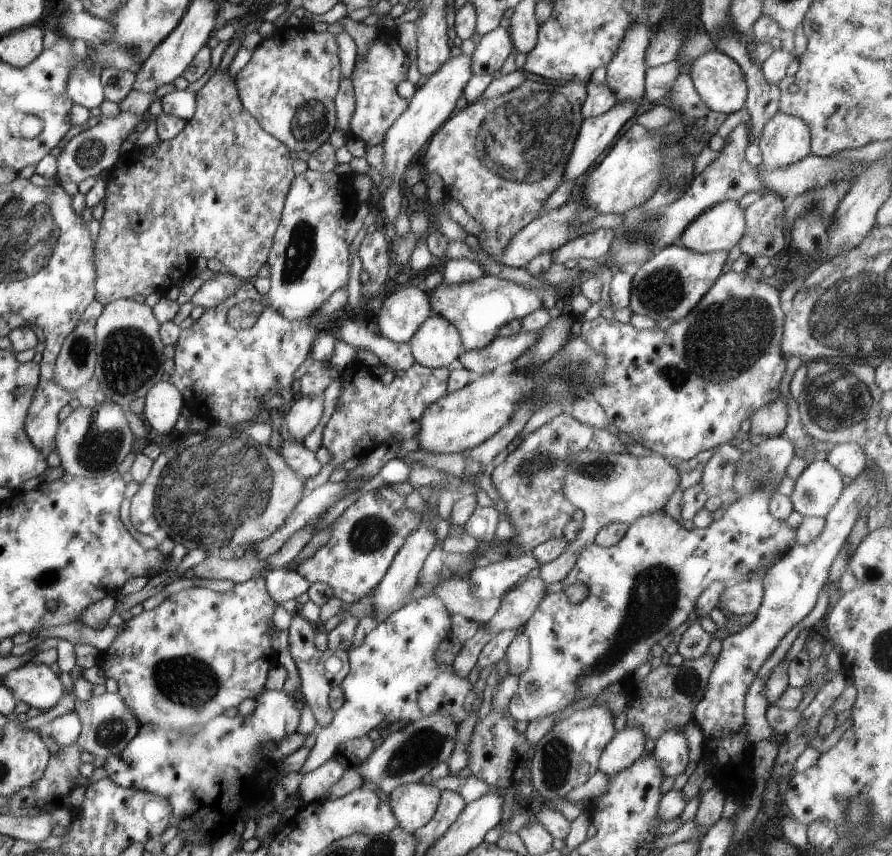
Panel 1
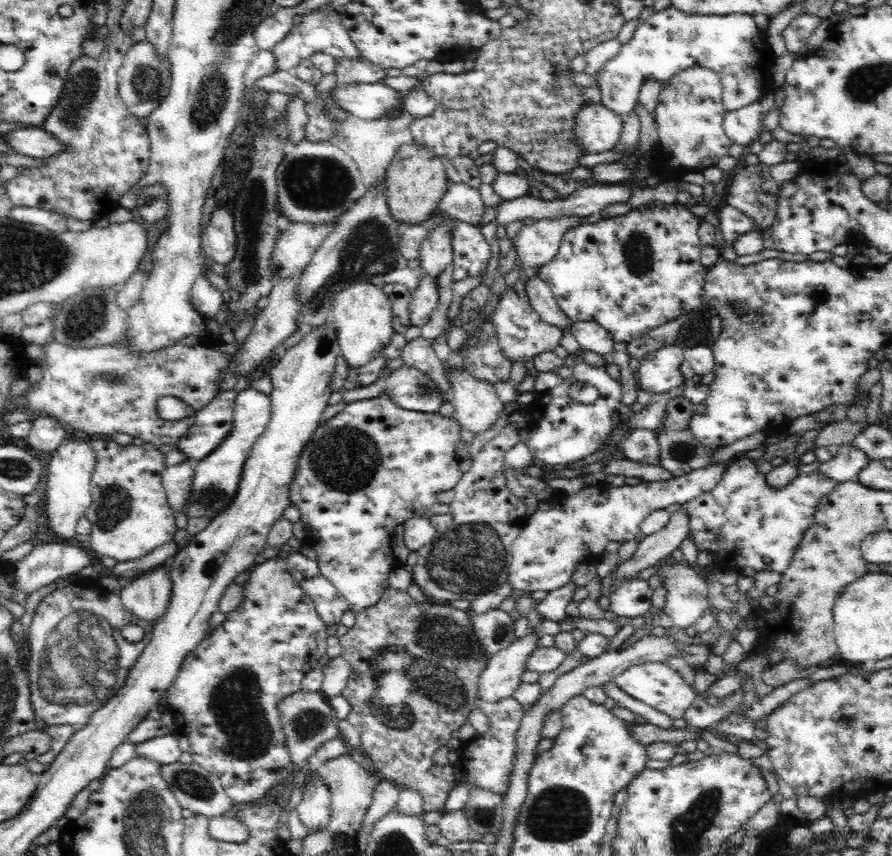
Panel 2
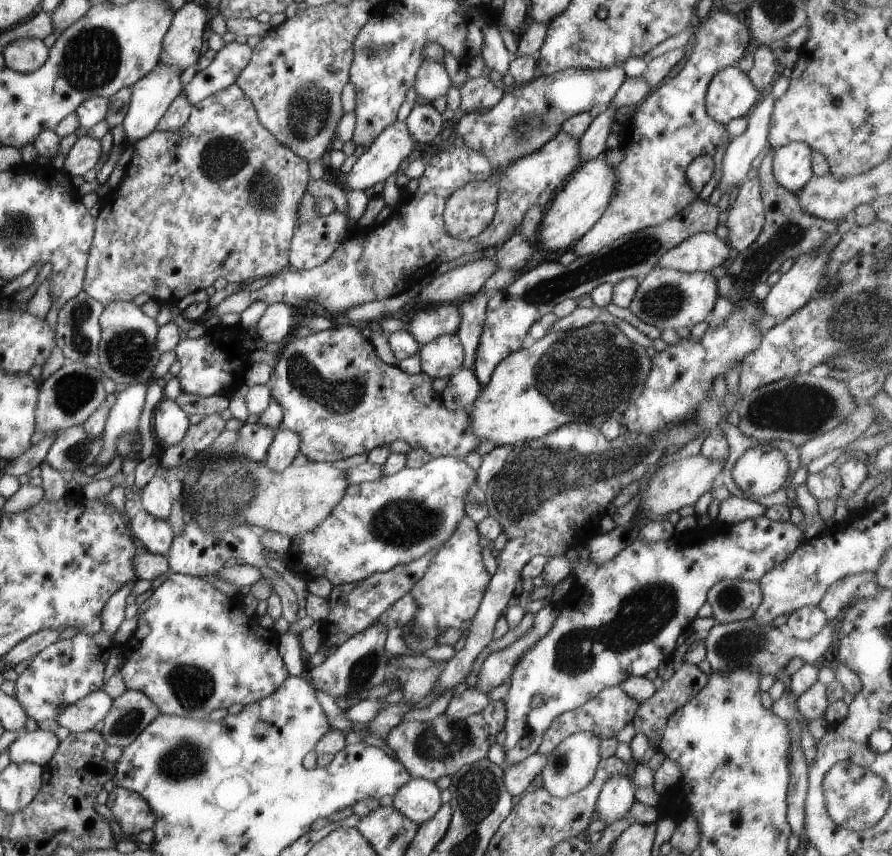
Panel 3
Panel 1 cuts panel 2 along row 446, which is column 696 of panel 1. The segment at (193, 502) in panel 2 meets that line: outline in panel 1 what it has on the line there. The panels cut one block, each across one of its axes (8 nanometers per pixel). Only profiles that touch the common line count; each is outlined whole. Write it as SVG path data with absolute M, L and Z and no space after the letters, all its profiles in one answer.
M721 201L709 206L703 213L698 214L685 228L679 240L685 248L698 253L711 251L731 251L743 236L746 227L744 210L737 205L737 201Z

